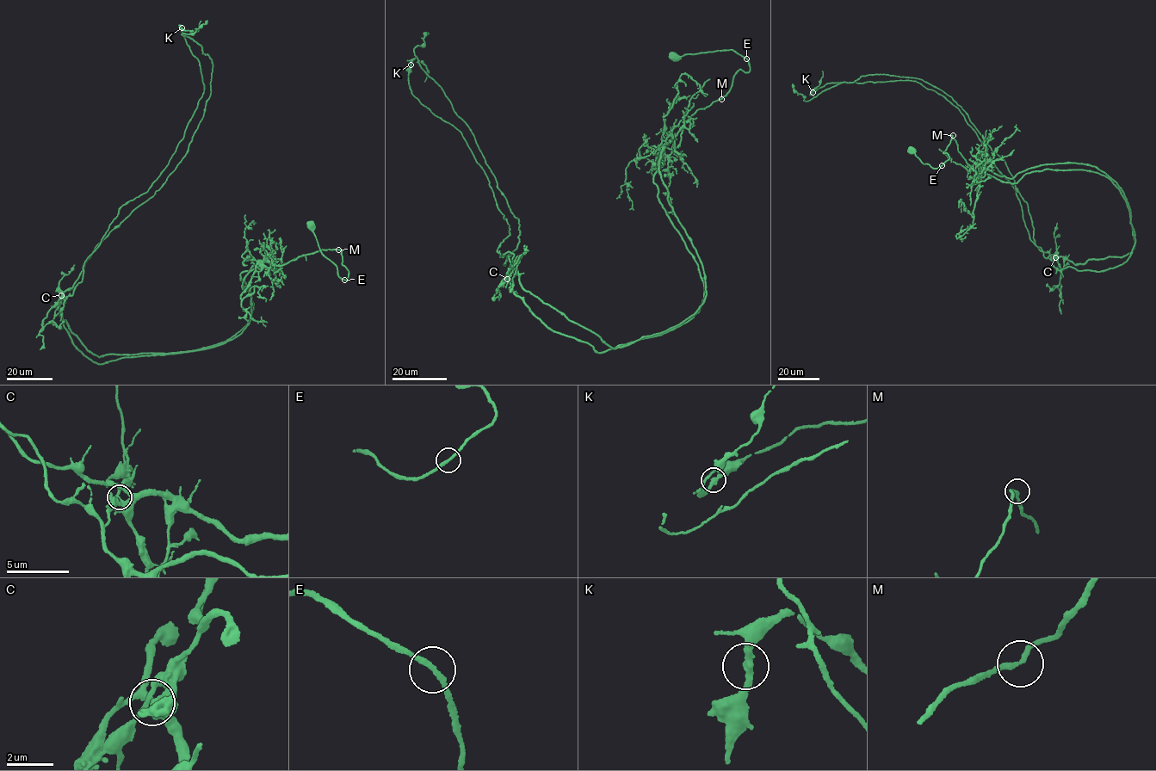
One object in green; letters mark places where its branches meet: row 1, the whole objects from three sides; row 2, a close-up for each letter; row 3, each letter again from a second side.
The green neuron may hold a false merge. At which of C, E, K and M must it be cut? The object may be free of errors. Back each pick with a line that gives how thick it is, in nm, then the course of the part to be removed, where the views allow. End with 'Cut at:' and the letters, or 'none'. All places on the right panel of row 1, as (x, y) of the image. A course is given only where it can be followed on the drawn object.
C: calibre 320 nm; course (1055, 257), (1061, 270), (1098, 271), (1128, 259), (1134, 231), (1109, 179), (1048, 169), (1007, 182), (939, 149)
Cut at: C

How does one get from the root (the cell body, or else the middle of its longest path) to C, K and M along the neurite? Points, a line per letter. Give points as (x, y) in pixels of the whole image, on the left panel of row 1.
C: (90, 351), (61, 318), (59, 307), (62, 295)
K: (90, 351), (61, 318), (61, 299), (120, 206), (167, 165), (197, 107), (204, 85), (182, 27)
M: (90, 351), (100, 357), (175, 353), (224, 343), (250, 320), (251, 298), (242, 285), (251, 269), (338, 249)

